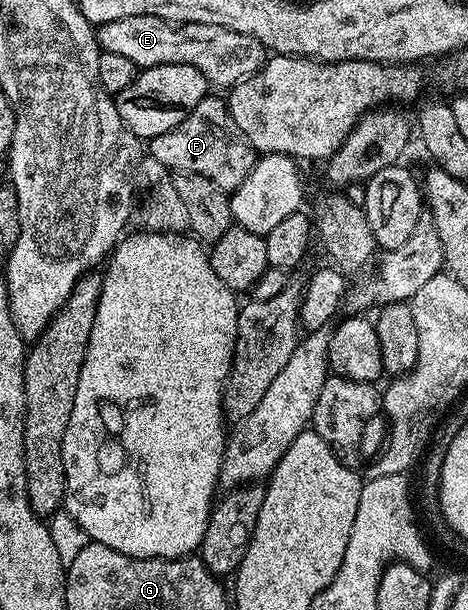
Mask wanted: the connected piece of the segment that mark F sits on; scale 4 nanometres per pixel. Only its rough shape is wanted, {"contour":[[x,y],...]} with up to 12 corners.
{"contour":[[209,93],[146,147],[229,193],[258,155]]}

